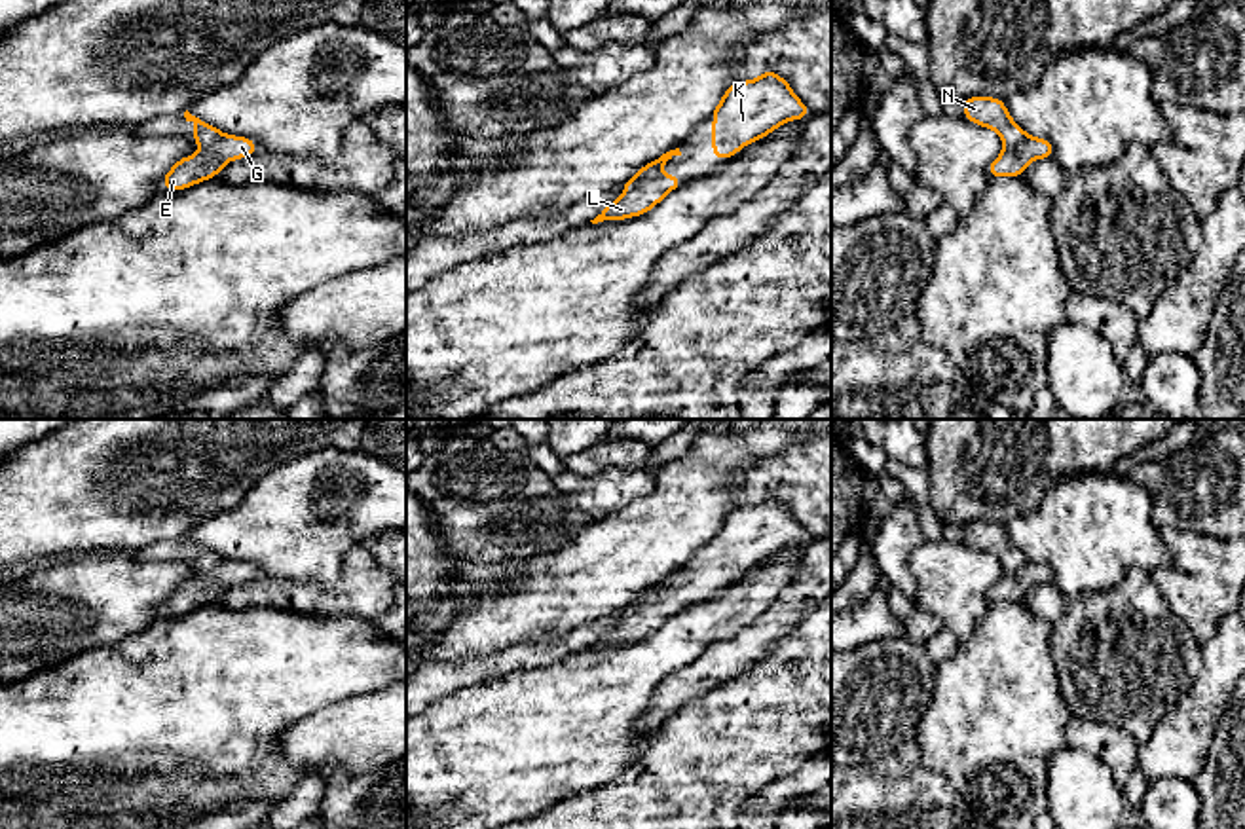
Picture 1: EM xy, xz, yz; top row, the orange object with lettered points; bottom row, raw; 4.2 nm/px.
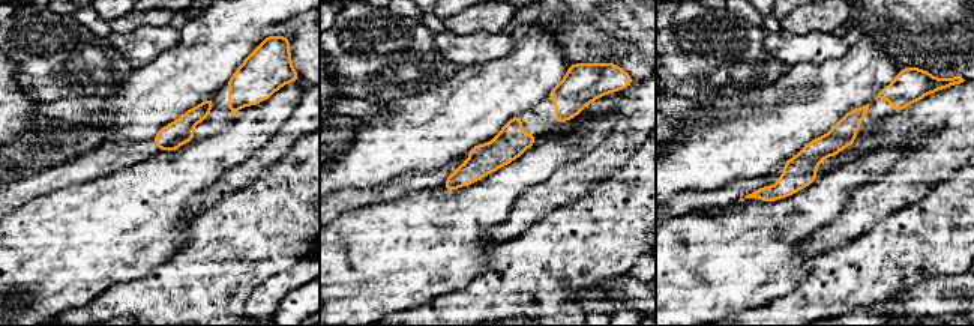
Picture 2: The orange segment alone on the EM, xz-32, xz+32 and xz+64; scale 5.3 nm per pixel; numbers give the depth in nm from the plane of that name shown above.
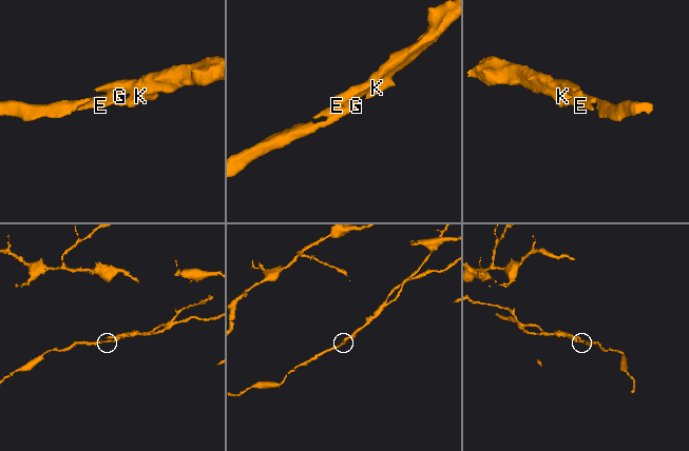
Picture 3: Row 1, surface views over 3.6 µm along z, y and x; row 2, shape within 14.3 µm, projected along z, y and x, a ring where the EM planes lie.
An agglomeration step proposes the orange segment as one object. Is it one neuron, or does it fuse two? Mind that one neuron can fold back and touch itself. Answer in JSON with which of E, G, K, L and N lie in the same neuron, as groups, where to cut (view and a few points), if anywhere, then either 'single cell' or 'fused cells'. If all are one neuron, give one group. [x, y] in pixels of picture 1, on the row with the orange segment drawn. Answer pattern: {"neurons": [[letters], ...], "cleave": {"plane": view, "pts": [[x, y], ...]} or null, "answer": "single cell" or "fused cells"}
{"neurons": [["E", "G", "K", "L"], ["N"]], "cleave": {"plane": "xz", "pts": [[642, 167], [646, 177], [627, 192]]}, "answer": "fused cells"}

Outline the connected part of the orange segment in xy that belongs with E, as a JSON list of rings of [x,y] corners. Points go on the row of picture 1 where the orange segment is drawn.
[[[224,135],[211,150],[178,159],[163,176],[163,186],[171,192],[190,188],[201,180],[214,178],[228,161],[254,152],[258,152],[258,146],[251,138]]]

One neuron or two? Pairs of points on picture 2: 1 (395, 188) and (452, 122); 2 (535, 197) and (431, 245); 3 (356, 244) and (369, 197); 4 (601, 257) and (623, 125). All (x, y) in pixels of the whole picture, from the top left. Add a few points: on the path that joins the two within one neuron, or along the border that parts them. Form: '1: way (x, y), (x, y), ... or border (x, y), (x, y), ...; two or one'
1: border (443, 166), (434, 170), (401, 173), (375, 187); two
2: border (536, 184), (517, 199), (509, 215), (488, 235); two
3: border (402, 194), (356, 206), (335, 217); two
4: border (640, 144), (610, 176), (589, 191); two

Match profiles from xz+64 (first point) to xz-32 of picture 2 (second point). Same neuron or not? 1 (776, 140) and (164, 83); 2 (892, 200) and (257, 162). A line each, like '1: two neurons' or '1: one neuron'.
1: one neuron
2: one neuron

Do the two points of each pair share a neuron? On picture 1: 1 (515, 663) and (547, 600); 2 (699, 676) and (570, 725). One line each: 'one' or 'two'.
1: two
2: two

